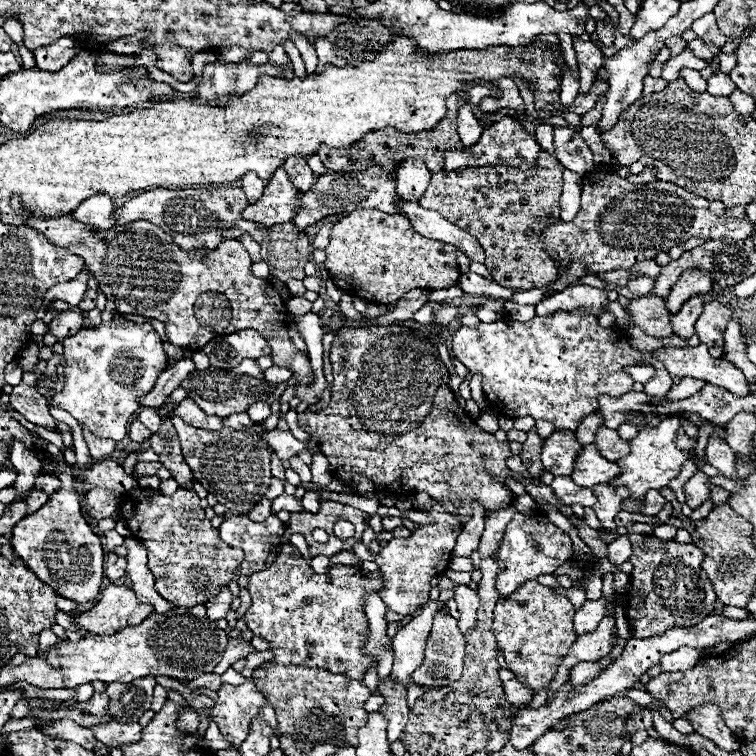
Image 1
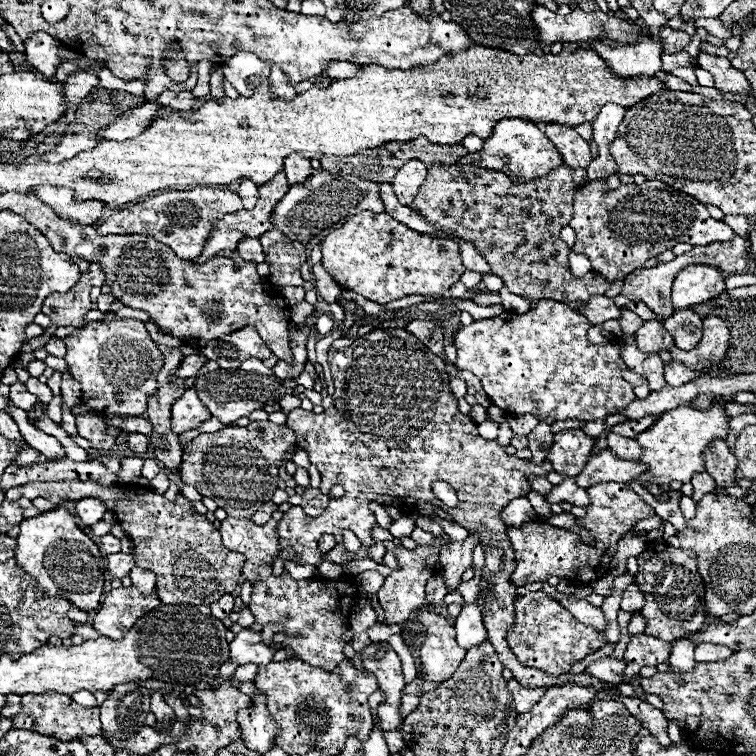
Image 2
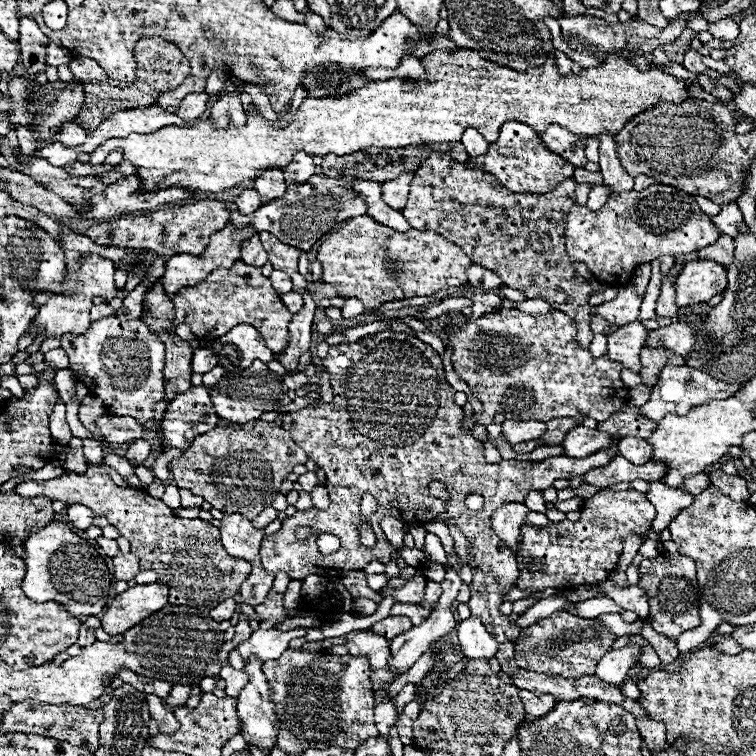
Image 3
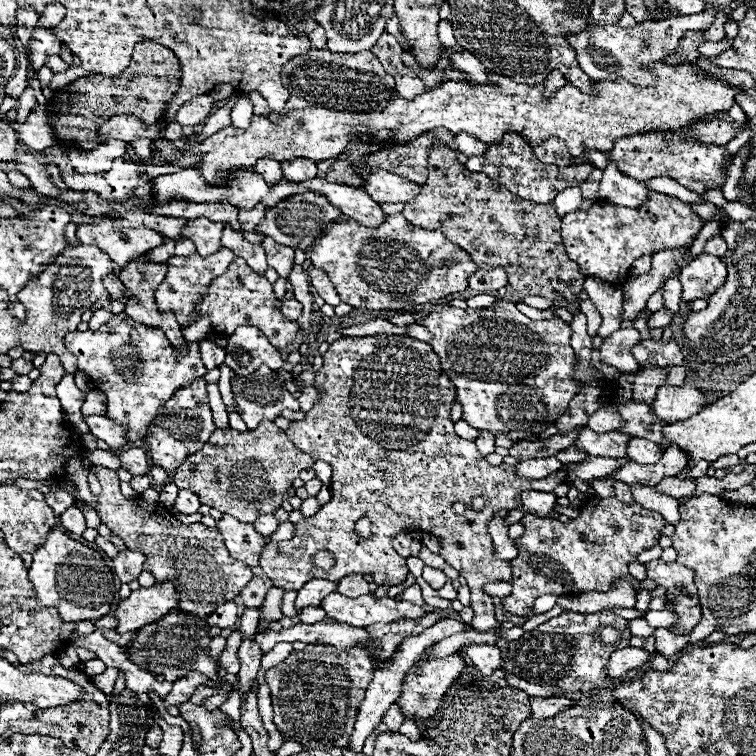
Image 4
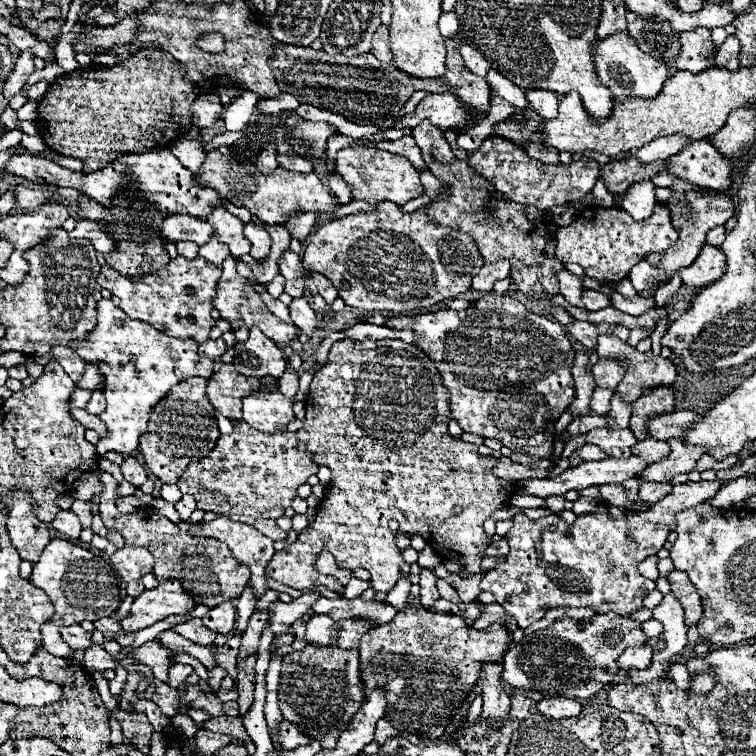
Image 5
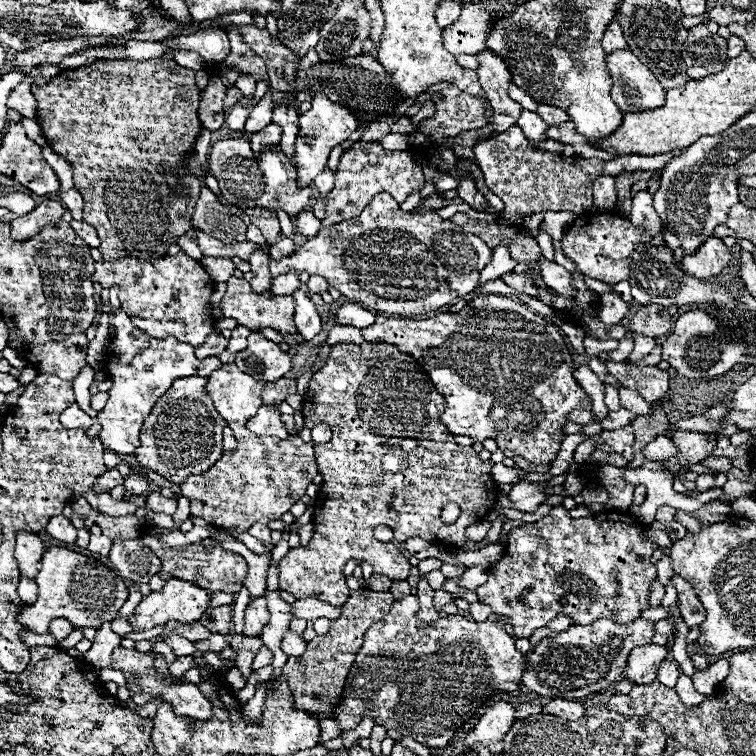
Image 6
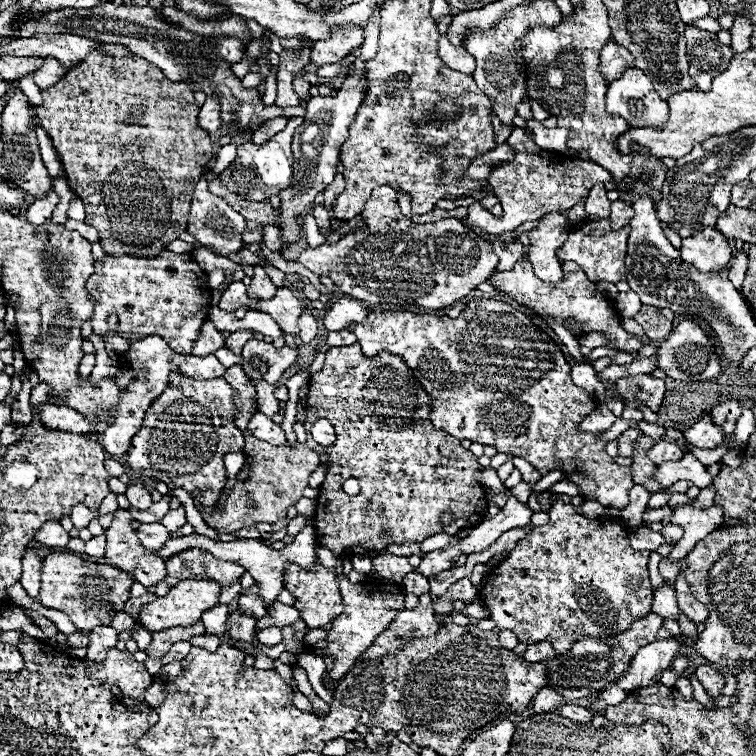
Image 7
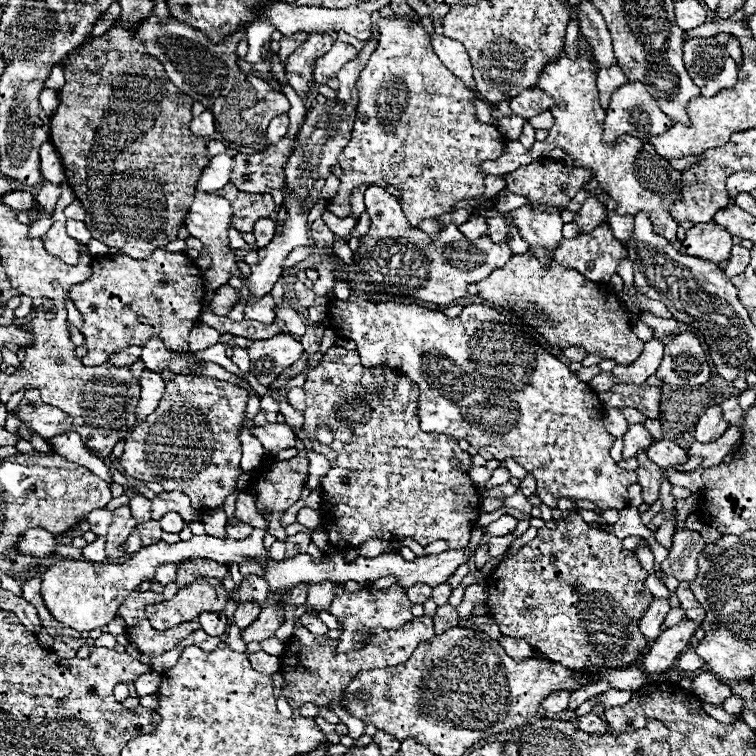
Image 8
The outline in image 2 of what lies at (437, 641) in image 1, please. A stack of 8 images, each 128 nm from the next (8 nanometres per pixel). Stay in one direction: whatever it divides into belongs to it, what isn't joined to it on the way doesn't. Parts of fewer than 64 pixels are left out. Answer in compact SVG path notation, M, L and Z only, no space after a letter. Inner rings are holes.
M418 610L418 622L426 626L428 634L436 634L436 639L424 639L419 650L422 680L444 682L460 666L466 650L456 644L456 634L448 618L428 610Z

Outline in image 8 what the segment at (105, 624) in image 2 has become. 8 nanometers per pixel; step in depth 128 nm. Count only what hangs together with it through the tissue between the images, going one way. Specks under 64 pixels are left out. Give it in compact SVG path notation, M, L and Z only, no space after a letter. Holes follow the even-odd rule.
M198 578L192 586L180 588L172 600L146 606L146 616L156 630L168 630L182 622L196 620L202 612L220 612L228 604L228 592L214 578Z

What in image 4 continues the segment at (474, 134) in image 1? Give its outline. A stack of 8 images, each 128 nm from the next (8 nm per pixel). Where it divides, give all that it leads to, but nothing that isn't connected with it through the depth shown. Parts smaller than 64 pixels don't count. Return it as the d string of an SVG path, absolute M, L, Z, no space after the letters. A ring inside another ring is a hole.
M465 132L458 134L458 136L454 138L454 142L456 142L456 148L458 148L462 154L466 154L466 156L480 156L480 154L484 154L484 150L488 147L486 144Z

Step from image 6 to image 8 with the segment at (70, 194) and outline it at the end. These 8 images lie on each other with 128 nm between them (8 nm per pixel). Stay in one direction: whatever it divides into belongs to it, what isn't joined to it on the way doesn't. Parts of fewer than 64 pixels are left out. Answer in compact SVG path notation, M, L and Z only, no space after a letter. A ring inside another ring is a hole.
M78 200L72 202L70 206L66 206L64 208L64 214L66 214L66 218L72 218L72 220L83 222L86 219L86 210L82 208L82 204Z

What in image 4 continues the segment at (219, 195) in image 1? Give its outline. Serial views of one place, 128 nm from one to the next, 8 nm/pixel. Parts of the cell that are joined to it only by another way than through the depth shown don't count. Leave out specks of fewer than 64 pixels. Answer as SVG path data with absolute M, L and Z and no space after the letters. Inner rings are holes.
M96 218L88 224L80 224L76 230L76 238L80 242L98 246L118 266L126 266L130 258L142 256L144 252L160 246L164 240L160 234L148 228L118 228L108 218ZM196 218L196 220L190 220L182 232L196 244L196 250L200 256L210 256L220 250L222 230L224 230L222 222L210 222L208 218Z

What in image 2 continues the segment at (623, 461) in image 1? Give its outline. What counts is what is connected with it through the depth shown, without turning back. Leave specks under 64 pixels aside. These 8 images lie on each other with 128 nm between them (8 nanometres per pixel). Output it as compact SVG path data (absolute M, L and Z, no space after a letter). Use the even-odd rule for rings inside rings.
M722 396L714 400L710 410L698 410L692 406L678 406L664 412L658 422L654 422L646 432L638 434L636 440L644 448L644 454L638 462L648 464L650 470L638 478L640 484L670 484L674 480L686 484L694 472L706 472L704 464L704 448L708 448L716 438L726 440L730 432L730 416L722 408L722 402L734 402L732 396Z

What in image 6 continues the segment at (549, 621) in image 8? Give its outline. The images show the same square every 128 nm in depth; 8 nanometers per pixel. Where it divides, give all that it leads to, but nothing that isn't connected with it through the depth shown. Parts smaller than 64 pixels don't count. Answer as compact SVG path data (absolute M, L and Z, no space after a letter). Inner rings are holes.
M554 506L552 514L542 520L510 530L504 558L490 568L488 582L482 584L476 594L494 614L512 620L516 638L530 638L534 630L544 628L560 614L570 616L574 624L592 624L600 618L610 618L618 624L632 622L642 610L650 608L650 582L656 578L656 568L652 564L656 544L644 540L644 532L646 526L626 512L600 512L588 518L570 518L564 506Z

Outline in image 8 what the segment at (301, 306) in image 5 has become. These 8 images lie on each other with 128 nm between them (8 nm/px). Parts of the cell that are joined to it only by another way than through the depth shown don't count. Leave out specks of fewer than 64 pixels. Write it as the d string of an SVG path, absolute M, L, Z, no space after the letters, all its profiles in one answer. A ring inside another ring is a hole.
M308 328L308 332L302 336L302 346L304 346L304 352L308 354L308 363L307 366L318 366L320 364L320 340L316 338L314 334L314 328Z

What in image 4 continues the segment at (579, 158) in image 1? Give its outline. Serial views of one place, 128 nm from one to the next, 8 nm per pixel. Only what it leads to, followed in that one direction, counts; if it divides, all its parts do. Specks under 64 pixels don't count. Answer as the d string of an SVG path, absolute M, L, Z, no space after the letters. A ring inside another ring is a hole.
M552 136L540 146L534 147L535 156L544 164L554 164L554 166L570 166L571 156L566 145L558 138Z

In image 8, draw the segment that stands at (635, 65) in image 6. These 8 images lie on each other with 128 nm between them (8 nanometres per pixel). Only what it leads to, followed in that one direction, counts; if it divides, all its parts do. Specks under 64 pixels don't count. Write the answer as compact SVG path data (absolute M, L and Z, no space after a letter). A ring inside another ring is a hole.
M626 82L612 94L612 100L610 100L610 106L606 112L606 122L604 122L604 142L612 144L622 134L628 134L642 142L648 142L650 136L664 134L672 124L674 122L658 110L654 98L650 98L650 94L646 92L646 88L640 82Z

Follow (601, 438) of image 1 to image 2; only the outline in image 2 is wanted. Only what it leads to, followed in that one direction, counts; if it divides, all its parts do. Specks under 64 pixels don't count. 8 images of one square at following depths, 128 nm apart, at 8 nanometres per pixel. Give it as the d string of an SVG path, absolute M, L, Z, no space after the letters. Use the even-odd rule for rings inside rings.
M608 434L608 448L612 452L618 454L618 458L622 460L630 460L630 462L638 462L638 458L642 456L642 446L638 446L638 442L634 438L622 438L618 434Z

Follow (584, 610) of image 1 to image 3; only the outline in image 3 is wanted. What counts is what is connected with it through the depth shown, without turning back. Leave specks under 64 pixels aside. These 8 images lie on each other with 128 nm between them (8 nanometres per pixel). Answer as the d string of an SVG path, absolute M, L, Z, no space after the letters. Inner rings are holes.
M554 596L544 598L544 600L536 602L534 606L530 606L530 608L528 608L528 610L526 610L518 620L516 620L516 626L518 626L520 630L524 630L524 628L532 626L534 622L546 618L546 616L552 614L554 610L562 610L562 608L568 608L568 606L574 606L574 604L568 602L568 600L562 598L562 596L558 596L558 598L554 598ZM602 614L600 620L616 636L630 636L642 632L642 618L638 618L636 622L624 622L618 614Z

